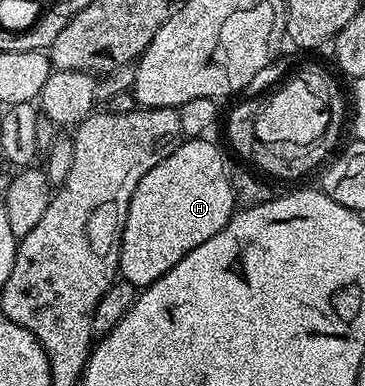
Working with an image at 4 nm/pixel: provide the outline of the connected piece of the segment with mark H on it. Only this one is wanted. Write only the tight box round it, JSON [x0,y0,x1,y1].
[119,139,236,287]

